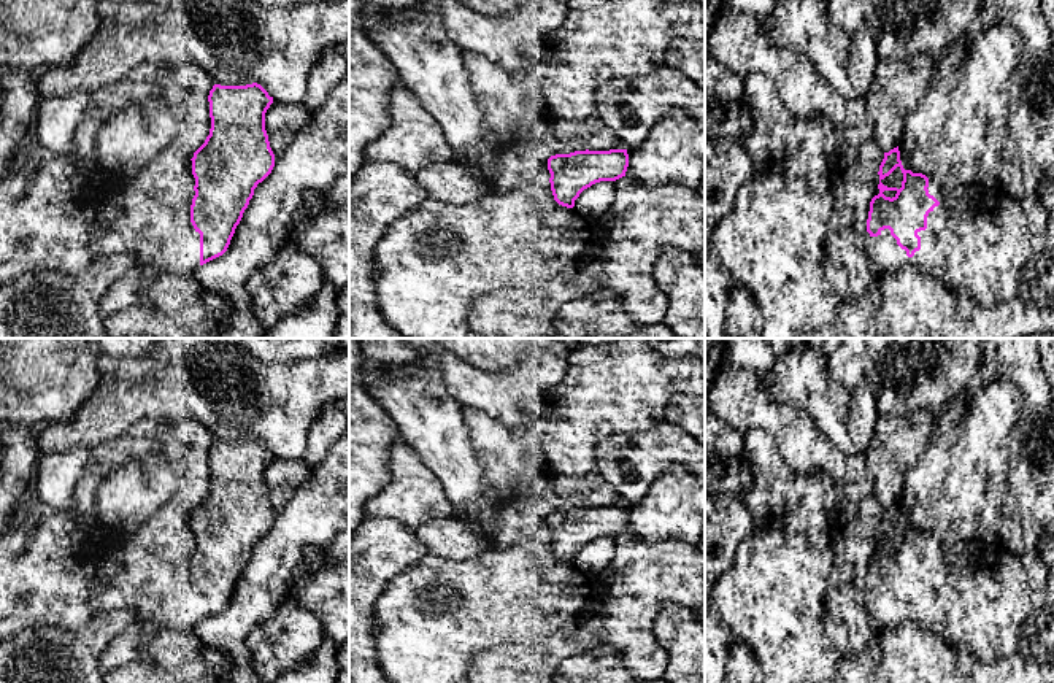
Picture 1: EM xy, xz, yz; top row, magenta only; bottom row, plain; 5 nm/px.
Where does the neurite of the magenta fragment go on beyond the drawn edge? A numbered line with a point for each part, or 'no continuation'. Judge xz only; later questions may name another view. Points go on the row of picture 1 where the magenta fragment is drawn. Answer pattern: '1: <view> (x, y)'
no continuation

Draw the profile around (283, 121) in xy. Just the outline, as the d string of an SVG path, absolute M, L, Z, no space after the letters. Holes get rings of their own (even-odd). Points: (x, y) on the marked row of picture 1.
M273 102L265 113L265 130L275 157L281 156L295 133L310 122L313 111L303 103Z

